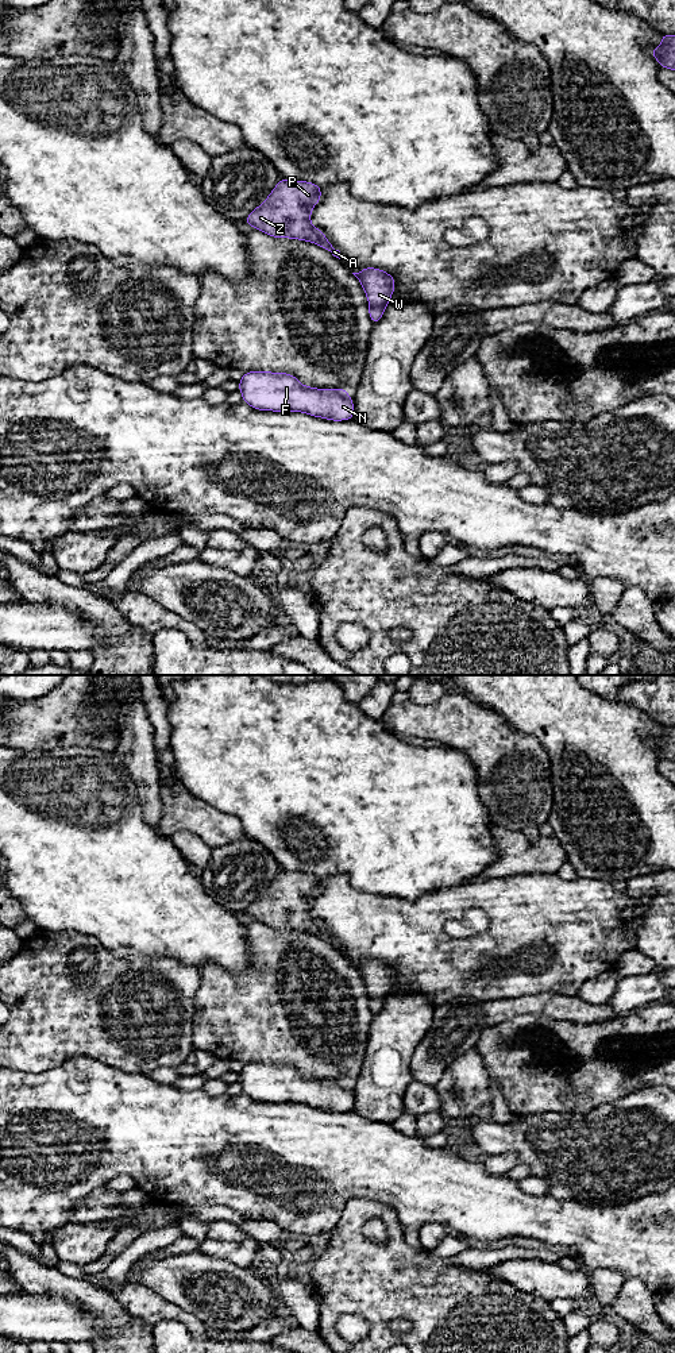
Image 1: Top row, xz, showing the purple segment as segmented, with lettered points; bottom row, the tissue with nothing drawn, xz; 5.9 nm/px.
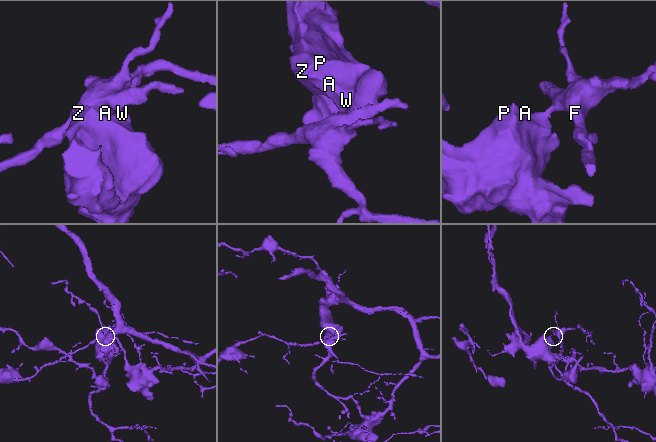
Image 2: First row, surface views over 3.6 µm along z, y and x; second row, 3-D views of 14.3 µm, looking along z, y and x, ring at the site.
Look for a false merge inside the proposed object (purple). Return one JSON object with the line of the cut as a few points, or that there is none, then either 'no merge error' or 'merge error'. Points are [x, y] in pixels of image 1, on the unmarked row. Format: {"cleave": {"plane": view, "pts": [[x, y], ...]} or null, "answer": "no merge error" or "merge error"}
{"cleave": {"plane": "xz", "pts": [[370, 998], [382, 1001]]}, "answer": "merge error"}

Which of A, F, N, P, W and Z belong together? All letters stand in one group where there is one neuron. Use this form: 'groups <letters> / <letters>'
groups A P W Z / F N

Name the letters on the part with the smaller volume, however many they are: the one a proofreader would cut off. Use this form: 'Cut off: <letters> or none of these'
Cut off: F, N

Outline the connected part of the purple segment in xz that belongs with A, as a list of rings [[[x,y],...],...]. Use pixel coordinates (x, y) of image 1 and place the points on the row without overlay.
[[[281,870],[266,893],[256,898],[244,913],[273,929],[316,934],[340,951],[340,943],[310,916],[310,903],[320,890],[321,879],[316,875]]]

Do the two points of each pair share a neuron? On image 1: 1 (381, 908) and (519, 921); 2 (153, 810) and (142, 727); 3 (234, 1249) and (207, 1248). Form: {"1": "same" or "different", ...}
{"1": "same", "2": "same", "3": "same"}

